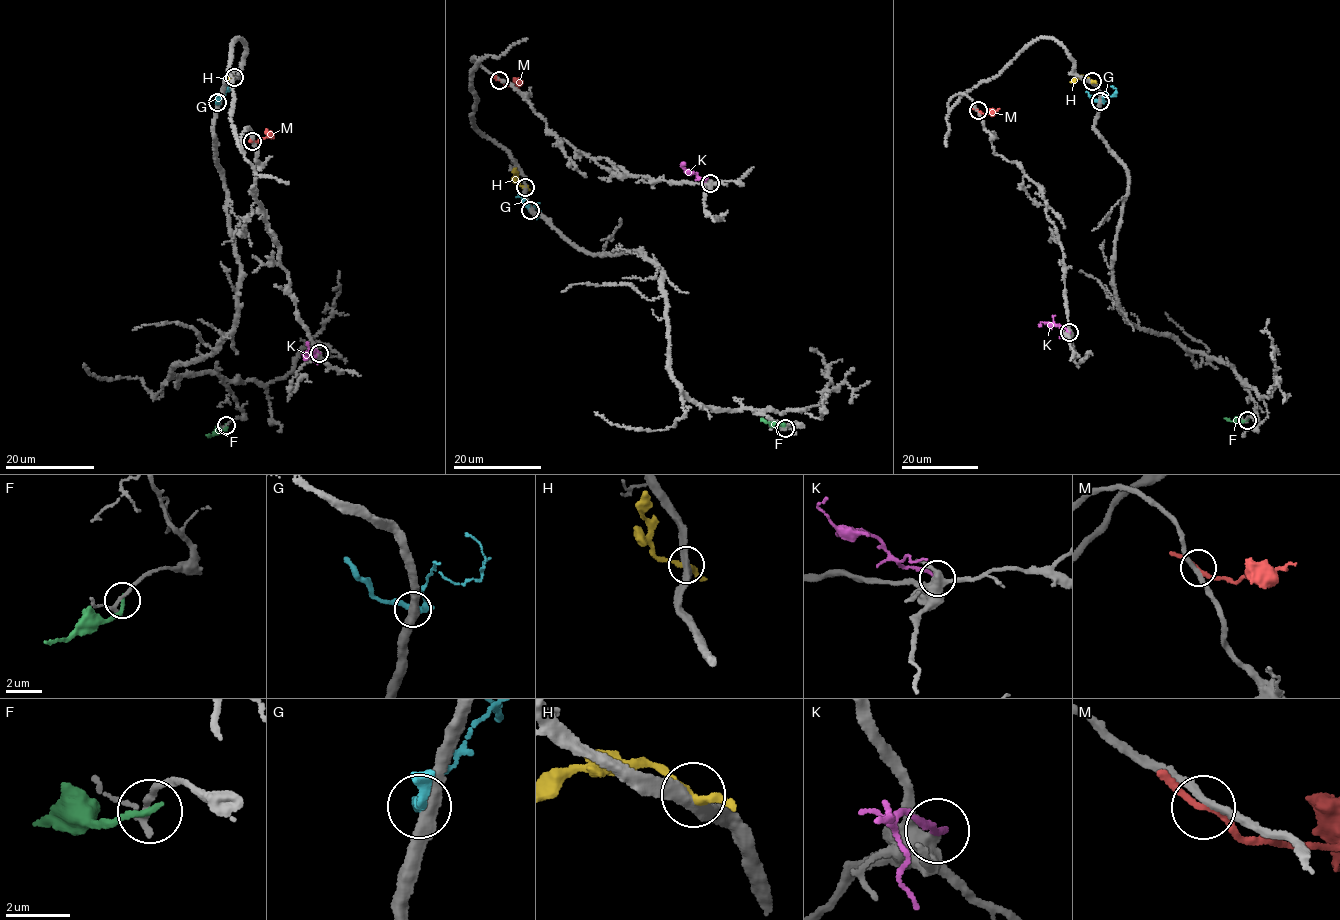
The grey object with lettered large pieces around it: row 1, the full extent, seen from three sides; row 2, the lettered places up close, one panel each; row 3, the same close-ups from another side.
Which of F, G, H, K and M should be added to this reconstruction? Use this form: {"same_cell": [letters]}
{"same_cell": []}

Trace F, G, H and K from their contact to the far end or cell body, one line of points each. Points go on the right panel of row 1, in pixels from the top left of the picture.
F: (1246, 420), (1225, 418)
G: (1100, 101), (1105, 93), (1114, 95), (1115, 90), (1111, 85)
H: (1091, 81), (1086, 78), (1071, 82)
K: (1068, 331), (1046, 322), (1039, 326)

